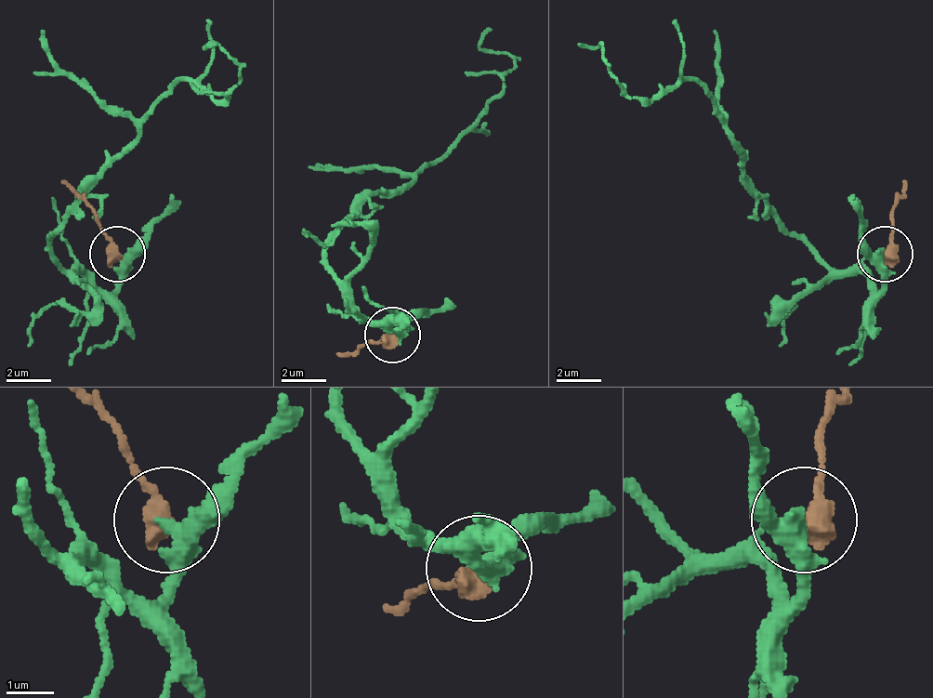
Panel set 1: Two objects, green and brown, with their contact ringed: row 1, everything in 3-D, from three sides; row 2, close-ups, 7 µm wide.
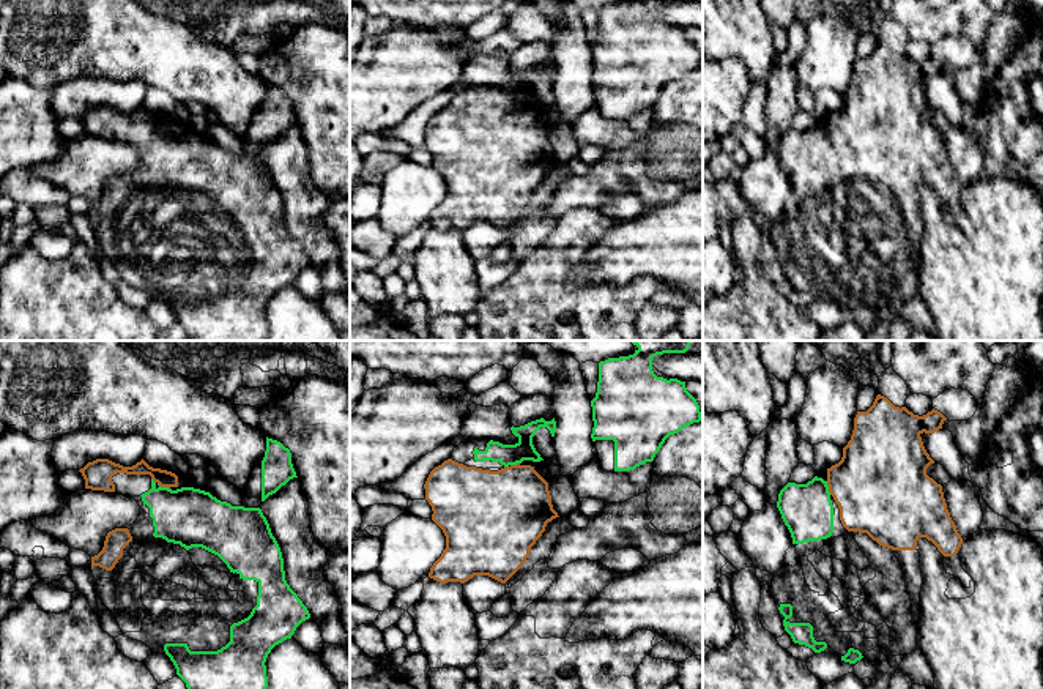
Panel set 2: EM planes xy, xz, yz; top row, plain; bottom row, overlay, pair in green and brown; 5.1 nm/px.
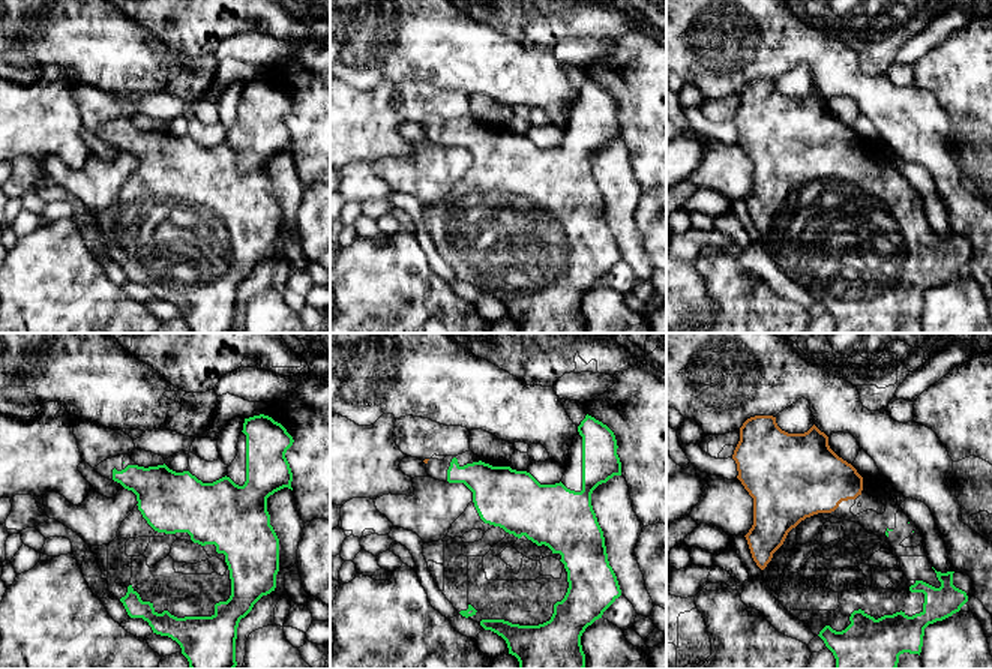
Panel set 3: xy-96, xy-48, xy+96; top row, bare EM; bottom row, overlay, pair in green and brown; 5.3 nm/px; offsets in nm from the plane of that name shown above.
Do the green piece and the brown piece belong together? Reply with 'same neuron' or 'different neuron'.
same neuron

